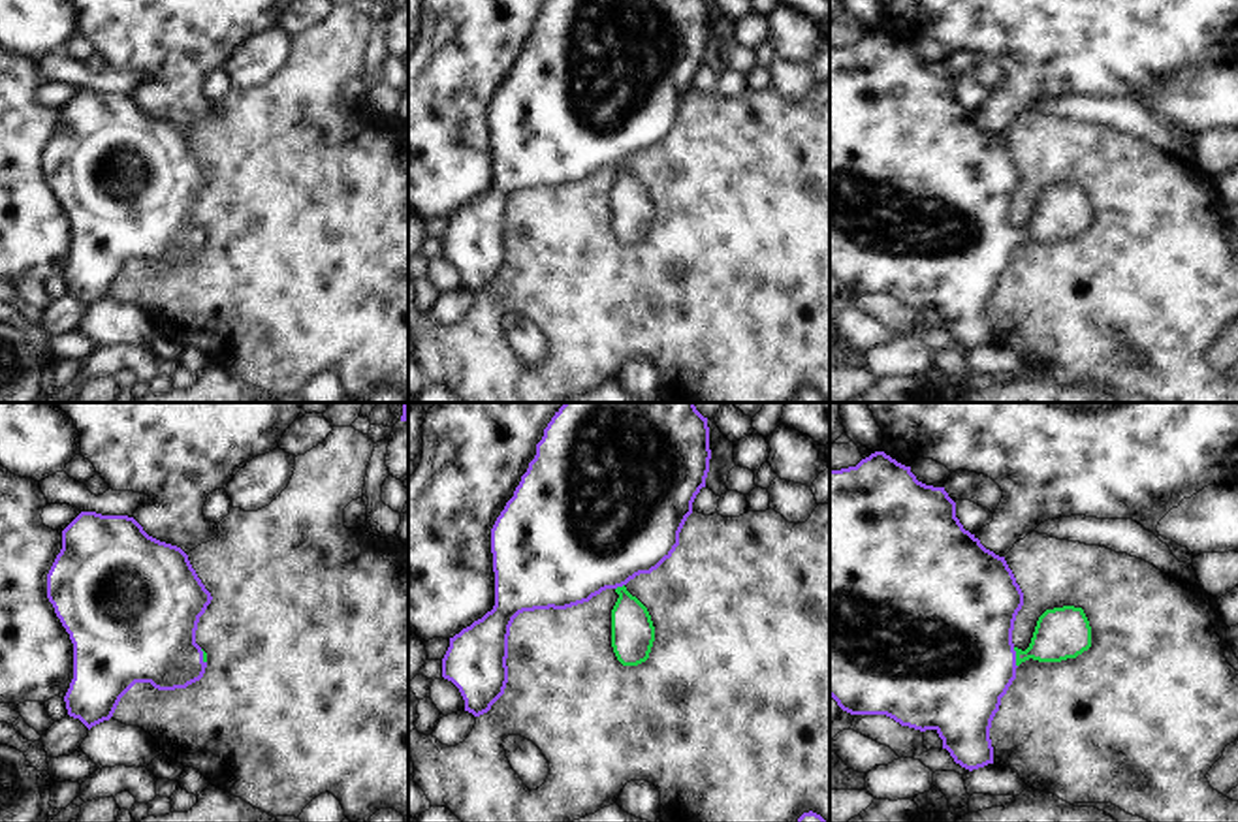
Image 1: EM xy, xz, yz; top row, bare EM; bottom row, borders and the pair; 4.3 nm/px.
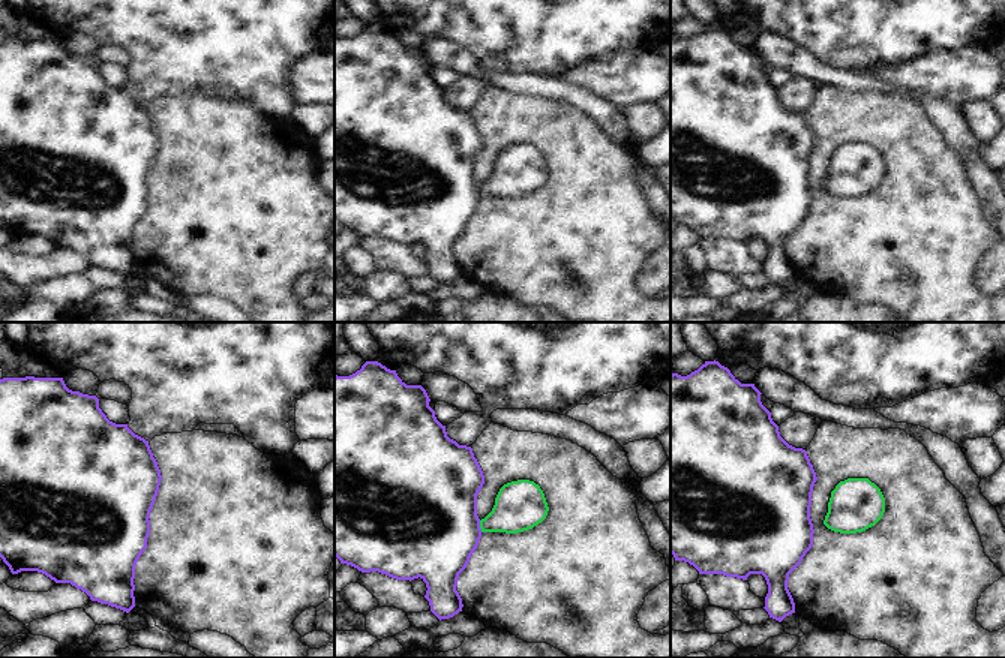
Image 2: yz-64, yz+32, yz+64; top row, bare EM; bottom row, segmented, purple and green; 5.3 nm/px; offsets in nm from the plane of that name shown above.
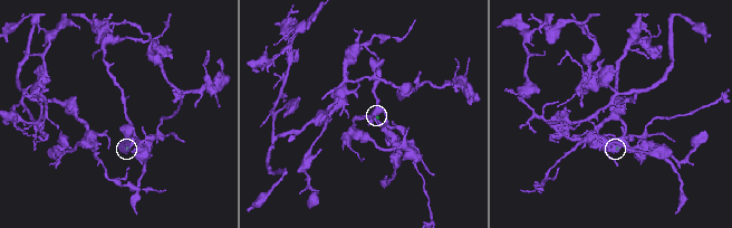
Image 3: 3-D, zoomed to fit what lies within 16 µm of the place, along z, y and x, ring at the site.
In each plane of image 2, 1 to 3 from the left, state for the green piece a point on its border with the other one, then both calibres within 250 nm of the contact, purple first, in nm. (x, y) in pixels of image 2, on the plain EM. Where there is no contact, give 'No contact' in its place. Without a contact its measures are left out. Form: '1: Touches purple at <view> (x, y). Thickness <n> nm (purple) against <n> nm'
1: No contact
2: Touches purple at yz+32 (479, 191). Thickness 500 nm (purple) against 280 nm
3: No contact

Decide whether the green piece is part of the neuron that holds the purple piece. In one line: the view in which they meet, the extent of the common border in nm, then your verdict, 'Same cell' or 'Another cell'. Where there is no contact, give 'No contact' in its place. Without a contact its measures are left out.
Touches purple in yz. Shared border 90 nm. Same cell

